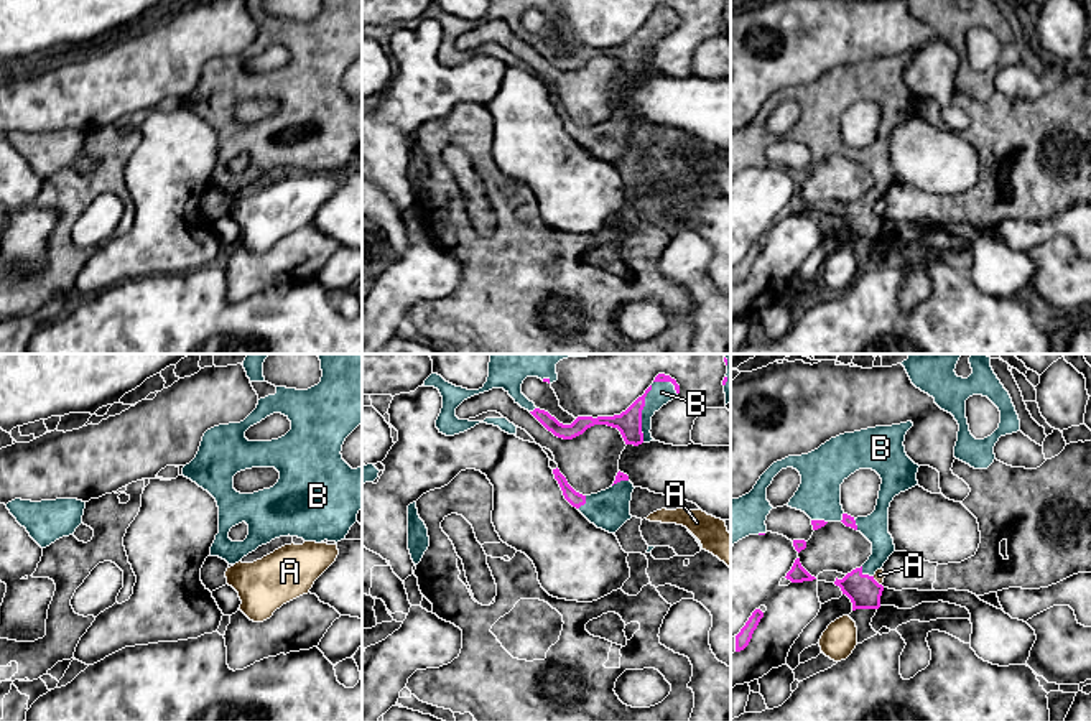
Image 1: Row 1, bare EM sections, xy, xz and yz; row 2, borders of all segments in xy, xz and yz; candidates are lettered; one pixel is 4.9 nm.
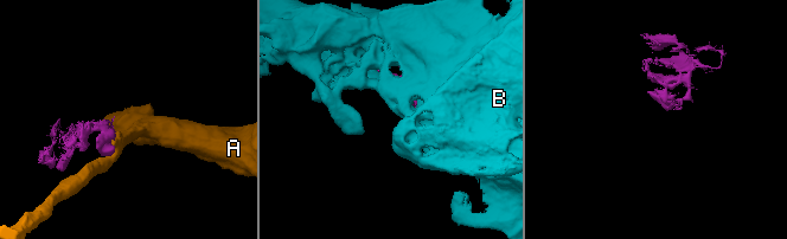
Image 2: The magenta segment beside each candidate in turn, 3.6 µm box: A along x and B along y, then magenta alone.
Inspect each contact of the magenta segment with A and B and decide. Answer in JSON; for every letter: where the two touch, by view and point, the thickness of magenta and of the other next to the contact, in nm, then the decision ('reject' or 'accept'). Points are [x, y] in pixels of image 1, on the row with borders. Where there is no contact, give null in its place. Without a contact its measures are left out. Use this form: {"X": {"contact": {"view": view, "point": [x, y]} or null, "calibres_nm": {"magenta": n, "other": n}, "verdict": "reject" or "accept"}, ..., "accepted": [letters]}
{"A": {"contact": {"view": "yz", "point": [876, 581]}, "calibres_nm": {"magenta": 160, "other": 50}, "verdict": "reject"}, "B": {"contact": {"view": "xz", "point": [640, 413]}, "calibres_nm": {"magenta": 120, "other": 110}, "verdict": "accept"}, "accepted": ["B"]}

